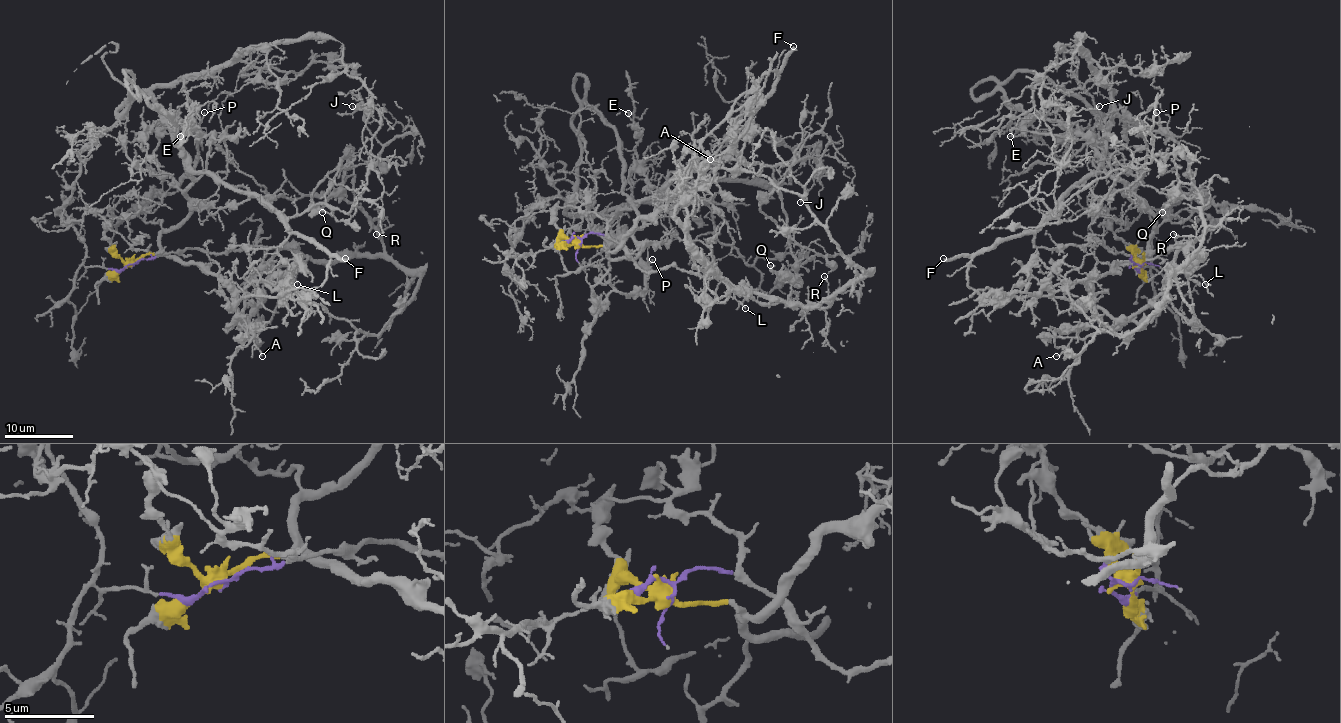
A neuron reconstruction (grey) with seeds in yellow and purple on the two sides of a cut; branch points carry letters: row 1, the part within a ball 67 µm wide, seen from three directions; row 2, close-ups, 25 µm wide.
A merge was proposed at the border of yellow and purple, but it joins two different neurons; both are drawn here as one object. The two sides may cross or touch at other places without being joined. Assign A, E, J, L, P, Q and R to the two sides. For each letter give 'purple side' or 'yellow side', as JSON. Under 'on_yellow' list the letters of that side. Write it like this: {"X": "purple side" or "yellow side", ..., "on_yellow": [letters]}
{"A": "purple side", "E": "yellow side", "J": "yellow side", "L": "purple side", "P": "yellow side", "Q": "purple side", "R": "purple side", "on_yellow": ["E", "J", "P"]}

